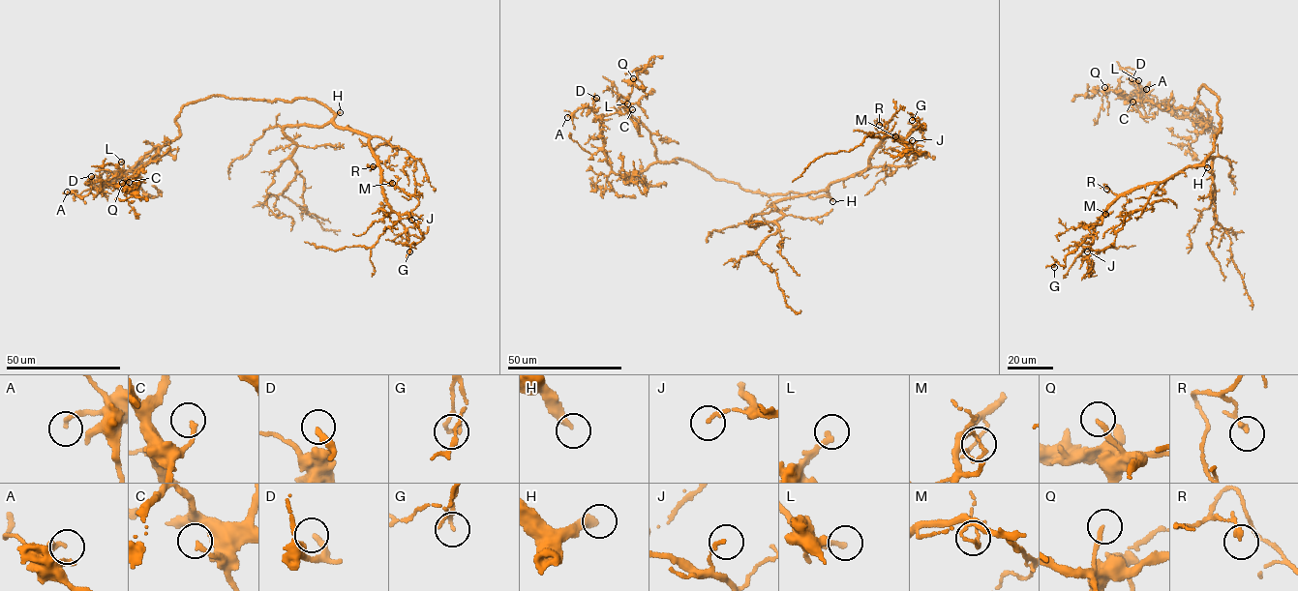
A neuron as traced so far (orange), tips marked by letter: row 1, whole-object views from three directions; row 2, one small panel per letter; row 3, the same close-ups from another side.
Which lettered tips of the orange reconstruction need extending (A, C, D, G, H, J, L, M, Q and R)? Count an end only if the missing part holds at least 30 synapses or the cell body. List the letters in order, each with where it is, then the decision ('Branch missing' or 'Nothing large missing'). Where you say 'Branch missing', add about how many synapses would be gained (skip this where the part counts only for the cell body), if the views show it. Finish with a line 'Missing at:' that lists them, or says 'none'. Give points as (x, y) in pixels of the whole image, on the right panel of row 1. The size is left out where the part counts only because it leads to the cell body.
A: Place: (1146, 89). Nothing large missing
C: Place: (1132, 102). Nothing large missing
D: Place: (1131, 78). Nothing large missing
G: Place: (1054, 267). Nothing large missing
H: Place: (1207, 167). Branch missing
J: Place: (1087, 251). Nothing large missing
L: Place: (1138, 80). Nothing large missing
M: Place: (1105, 214). Nothing large missing
Q: Place: (1104, 87). Nothing large missing
R: Place: (1106, 189). Nothing large missing
Missing at: H

